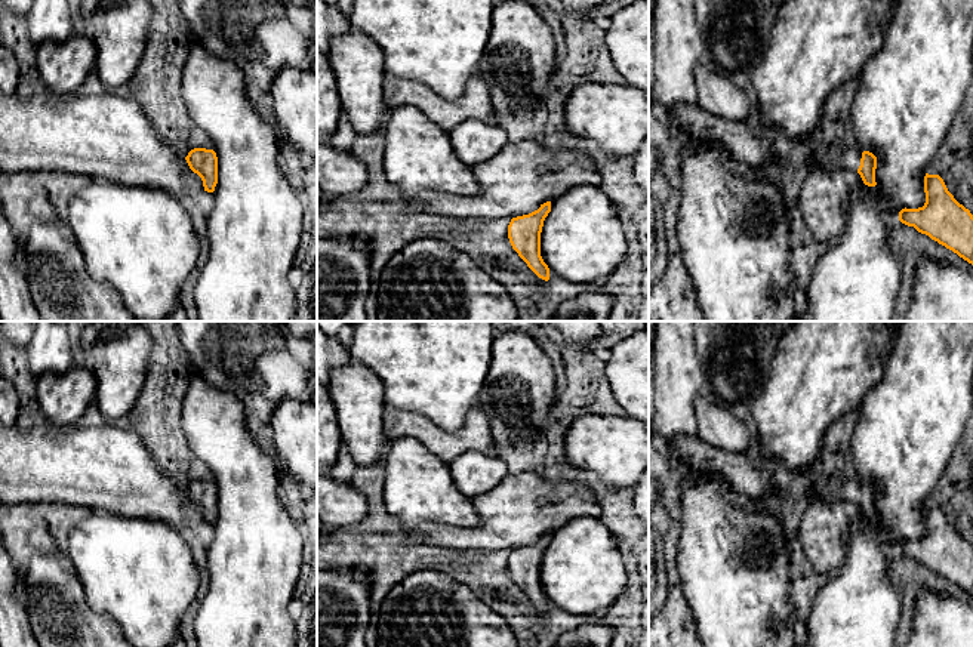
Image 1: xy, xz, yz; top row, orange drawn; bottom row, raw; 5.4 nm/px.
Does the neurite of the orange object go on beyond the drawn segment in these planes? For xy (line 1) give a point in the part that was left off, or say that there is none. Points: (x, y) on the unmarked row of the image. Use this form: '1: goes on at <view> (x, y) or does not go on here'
1: does not go on here

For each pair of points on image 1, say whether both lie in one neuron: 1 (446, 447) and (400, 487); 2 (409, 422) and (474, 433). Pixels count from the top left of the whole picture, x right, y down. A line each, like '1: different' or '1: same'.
1: different
2: same

